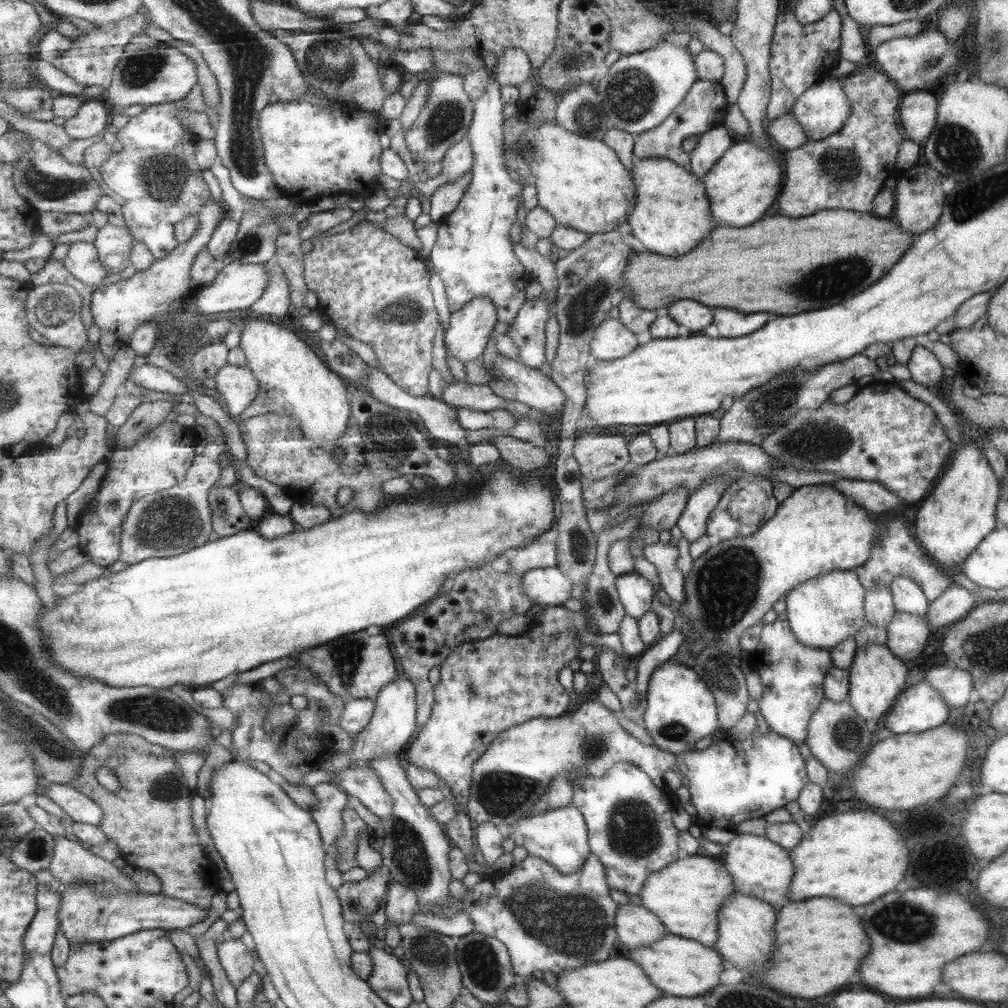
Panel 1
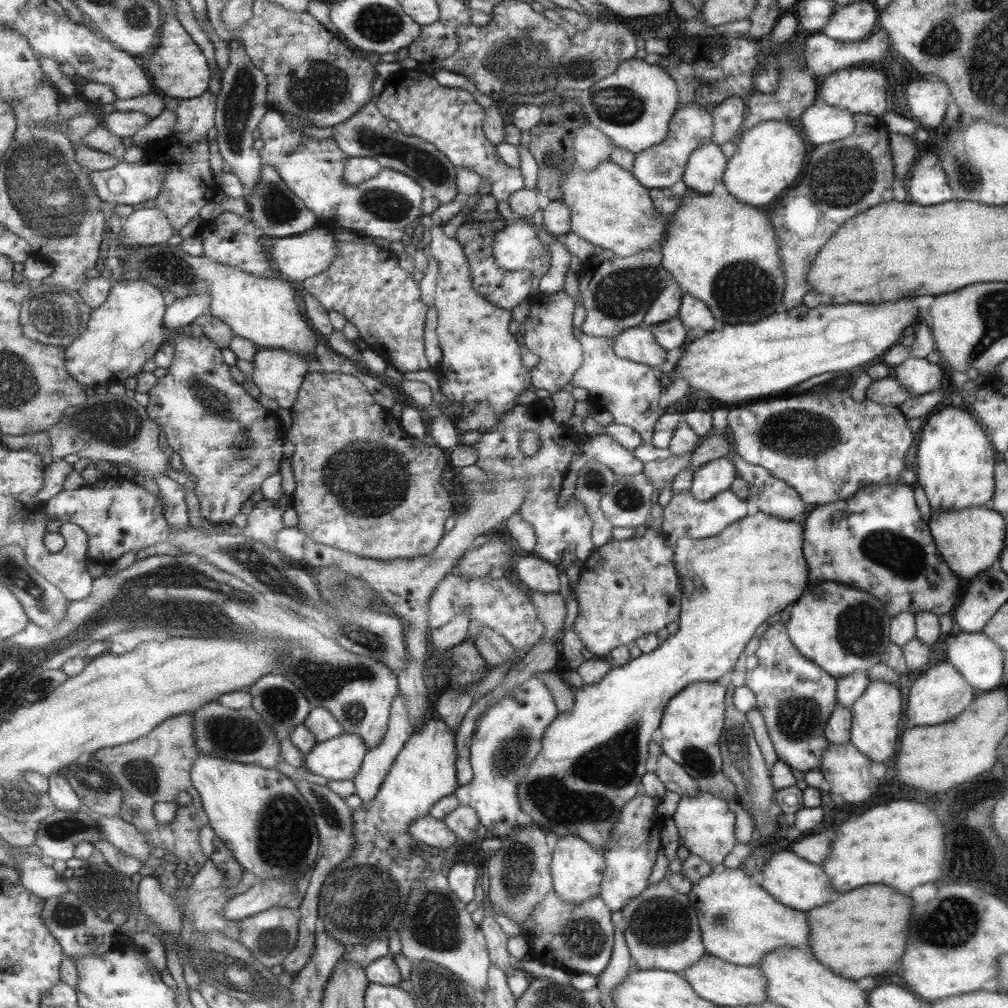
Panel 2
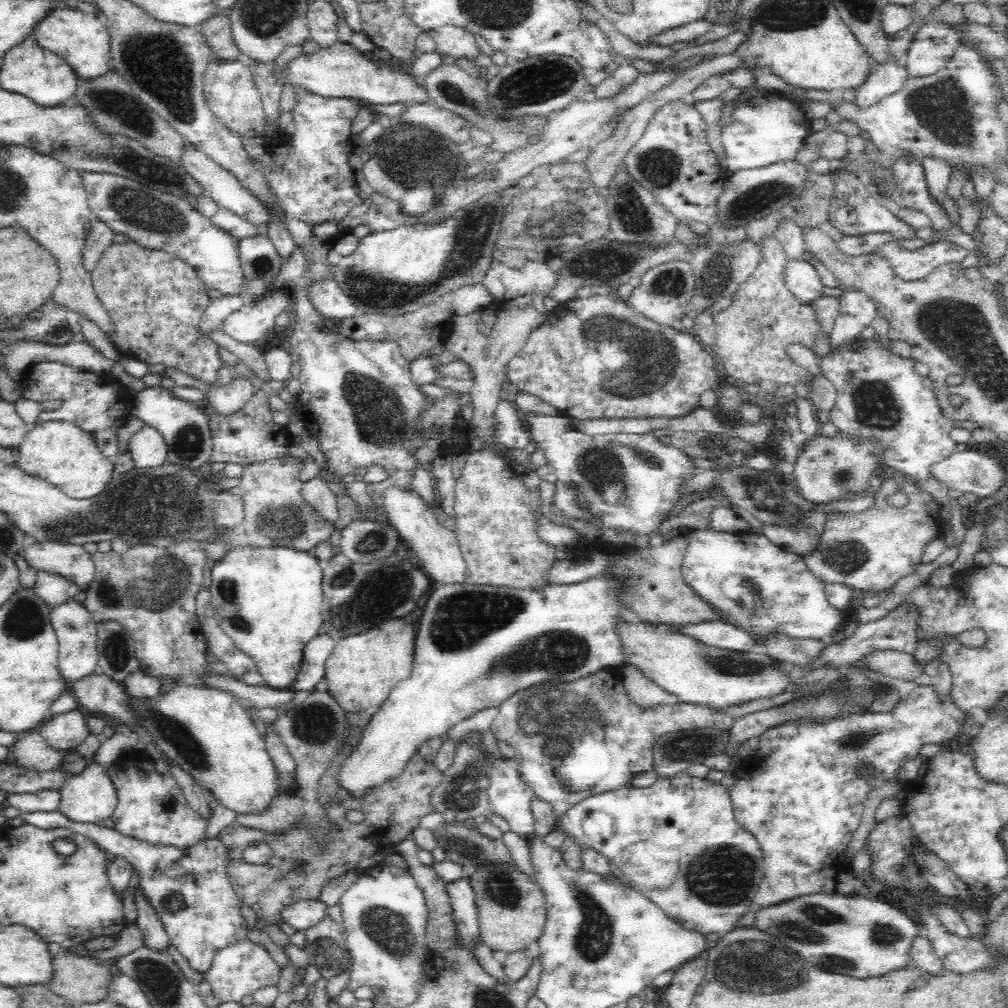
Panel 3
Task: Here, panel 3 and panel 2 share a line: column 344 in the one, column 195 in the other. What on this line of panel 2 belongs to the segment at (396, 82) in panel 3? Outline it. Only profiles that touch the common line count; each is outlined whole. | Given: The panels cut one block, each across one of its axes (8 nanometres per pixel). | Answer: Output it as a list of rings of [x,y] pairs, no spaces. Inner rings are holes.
[[[169,13],[166,16],[148,69],[157,91],[161,91],[161,94],[167,98],[198,98],[210,91],[212,68],[209,60],[175,13]]]

